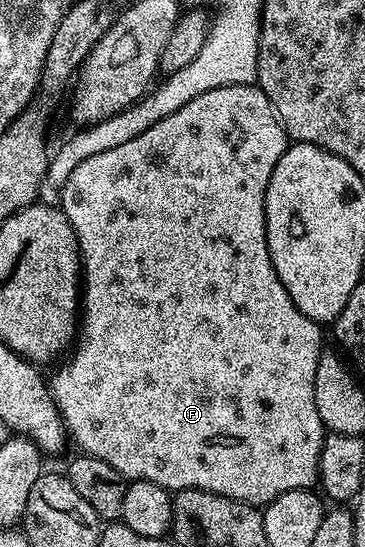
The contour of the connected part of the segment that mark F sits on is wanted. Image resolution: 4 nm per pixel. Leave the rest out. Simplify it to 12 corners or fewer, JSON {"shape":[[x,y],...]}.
{"shape":[[210,89],[58,206],[50,375],[129,481],[317,482],[321,324],[270,261],[290,136]]}

